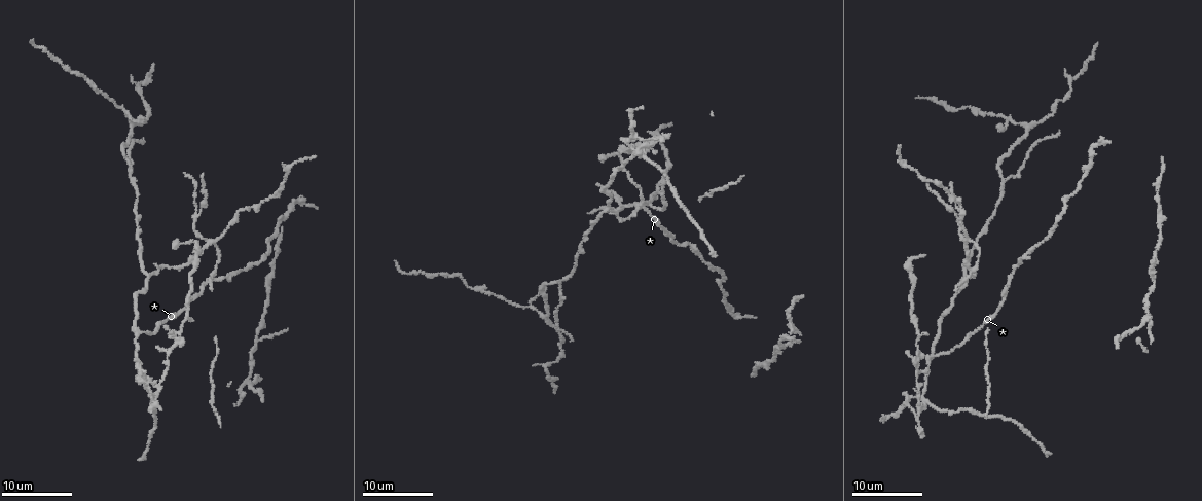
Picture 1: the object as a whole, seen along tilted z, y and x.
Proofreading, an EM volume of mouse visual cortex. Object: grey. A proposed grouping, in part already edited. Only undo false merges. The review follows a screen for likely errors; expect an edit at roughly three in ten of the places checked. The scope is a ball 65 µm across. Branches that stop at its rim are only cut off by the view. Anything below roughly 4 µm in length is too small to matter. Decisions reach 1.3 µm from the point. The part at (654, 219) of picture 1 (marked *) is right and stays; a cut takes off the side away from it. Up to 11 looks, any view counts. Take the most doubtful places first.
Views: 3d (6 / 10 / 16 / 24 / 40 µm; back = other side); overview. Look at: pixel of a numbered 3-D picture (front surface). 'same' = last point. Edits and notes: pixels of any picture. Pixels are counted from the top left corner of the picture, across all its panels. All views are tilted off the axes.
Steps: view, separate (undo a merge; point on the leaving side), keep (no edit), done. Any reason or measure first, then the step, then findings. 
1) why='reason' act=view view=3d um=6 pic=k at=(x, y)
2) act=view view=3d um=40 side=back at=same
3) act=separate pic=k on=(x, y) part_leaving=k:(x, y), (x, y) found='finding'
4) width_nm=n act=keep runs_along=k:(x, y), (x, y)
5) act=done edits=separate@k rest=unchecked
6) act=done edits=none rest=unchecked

why='a fork' act=view view=3d um=16 pic=1 at=(129, 171)

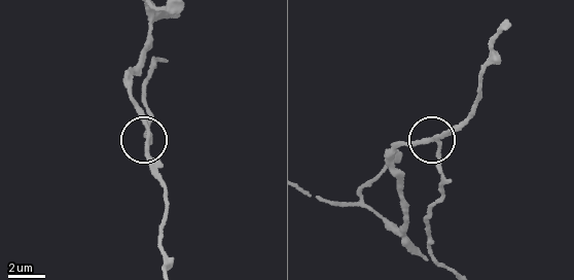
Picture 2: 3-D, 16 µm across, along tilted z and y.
why='zoom in' act=view view=3d um=6 pic=2 at=(149, 137)

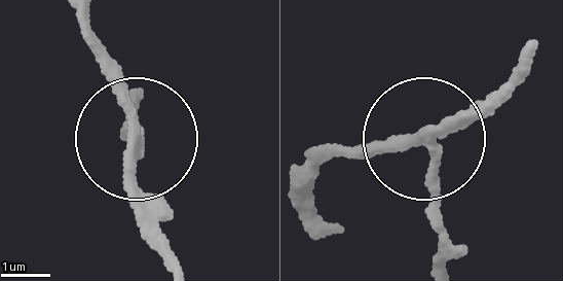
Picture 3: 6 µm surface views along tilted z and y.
arms=3 act=separate pic=3 on=(439, 183) part_leaving=3:(438, 130), (435, 258) found='a second cell is stuck on'

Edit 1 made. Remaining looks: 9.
why='see it whole again' act=view view=overview

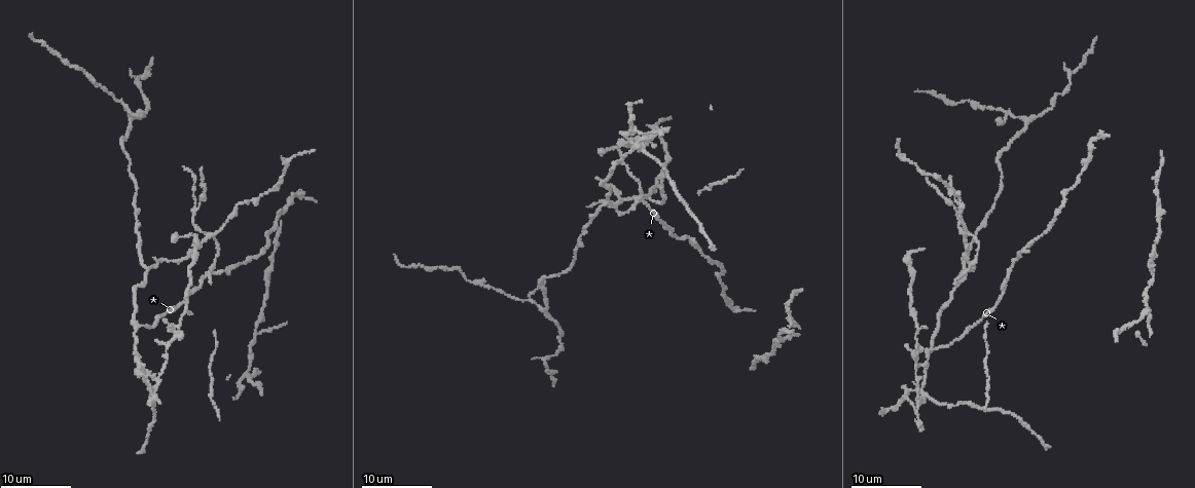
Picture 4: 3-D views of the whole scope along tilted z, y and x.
why='side arm on a straight run' act=view view=3d um=24 pic=4 at=(207, 235)

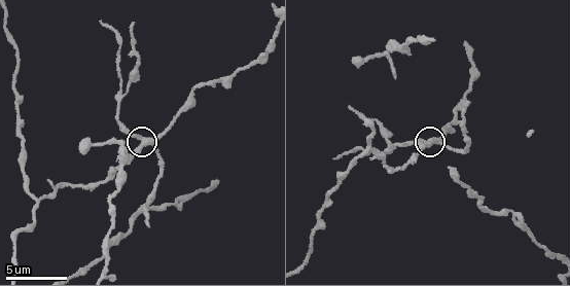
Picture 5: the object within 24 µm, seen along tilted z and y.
act=view view=3d um=6 pic=5 at=(141, 136)

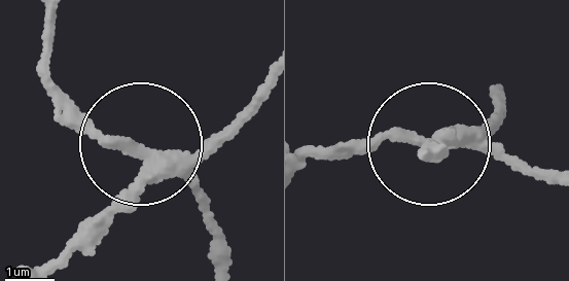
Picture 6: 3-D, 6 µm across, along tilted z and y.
act=view view=3d um=6 side=back pic=6 at=(140, 154)

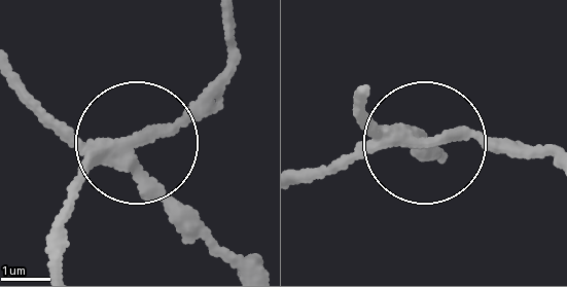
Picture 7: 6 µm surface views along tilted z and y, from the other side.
arms=3 act=keep found='one cell here'

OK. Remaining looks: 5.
why='branch point' act=view view=3d um=10 pic=5 at=(367, 150)

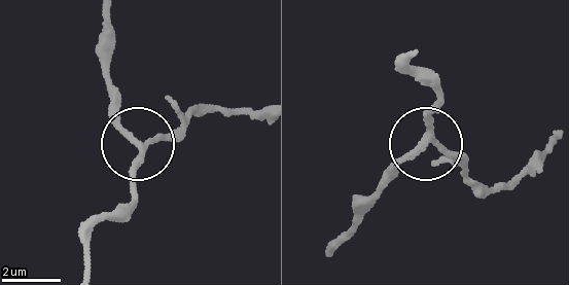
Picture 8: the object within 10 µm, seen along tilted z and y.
arms=3 act=keep runs_along=8:(414, 50), (407, 63), (435, 99), (426, 134), (466, 172) found='all the same cell'

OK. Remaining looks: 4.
why='branch point' act=view view=3d um=24 pic=4 at=(1029, 118)

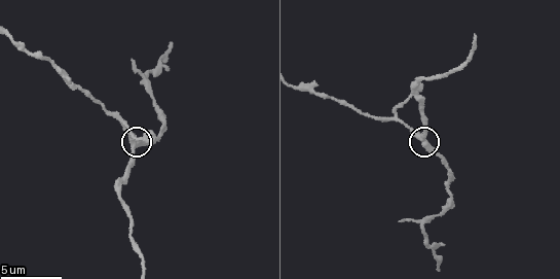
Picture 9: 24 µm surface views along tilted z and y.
act=view view=3d um=10 pic=9 at=(135, 142)

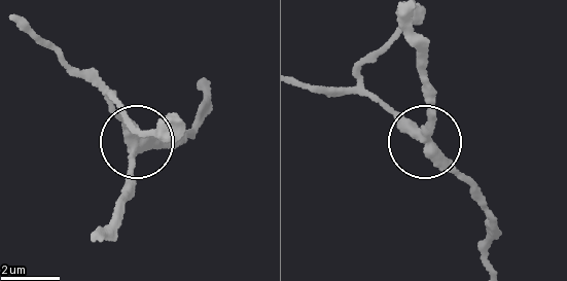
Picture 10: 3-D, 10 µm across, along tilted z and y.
act=keep runs_along=10:(409, 23), (430, 121), (425, 132), (471, 188) found='one cell here'

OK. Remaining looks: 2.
why='three arms meet' act=view view=3d um=16 pic=4 at=(926, 354)

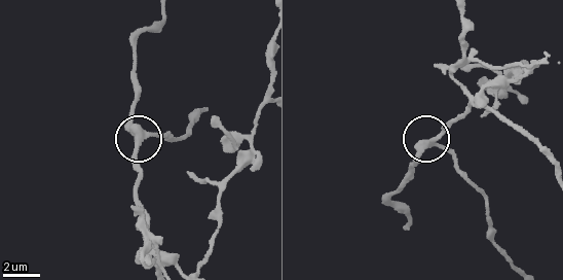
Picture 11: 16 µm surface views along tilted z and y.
act=view view=3d um=10 pic=11 at=(136, 137)

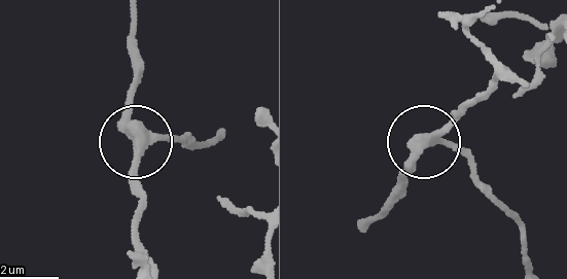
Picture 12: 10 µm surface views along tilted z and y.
width_nm=330 act=keep found='one cell here'

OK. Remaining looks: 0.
act=done edits=separate@3 rest=unchecked

